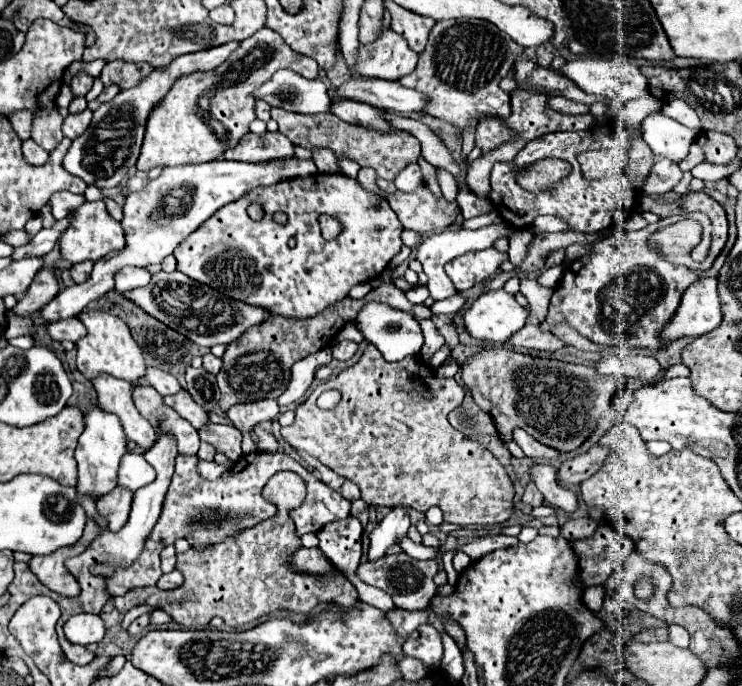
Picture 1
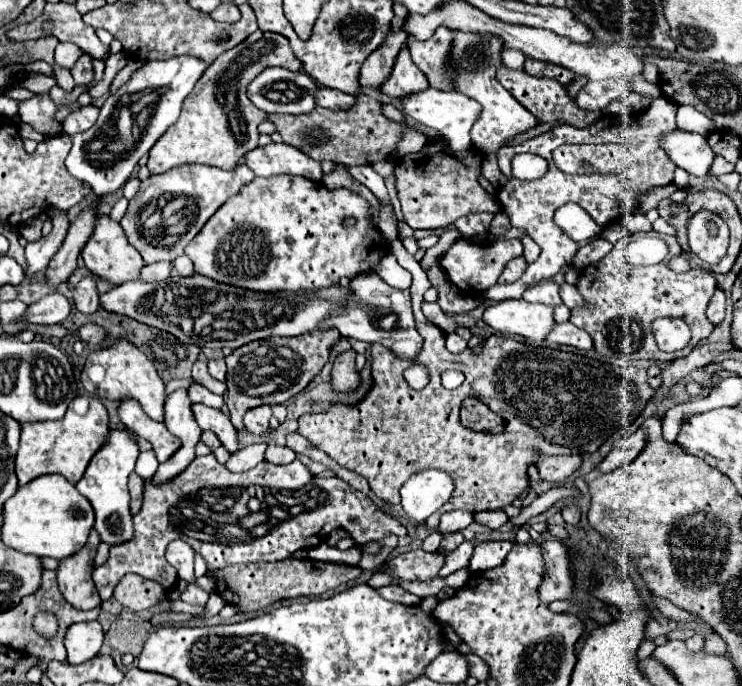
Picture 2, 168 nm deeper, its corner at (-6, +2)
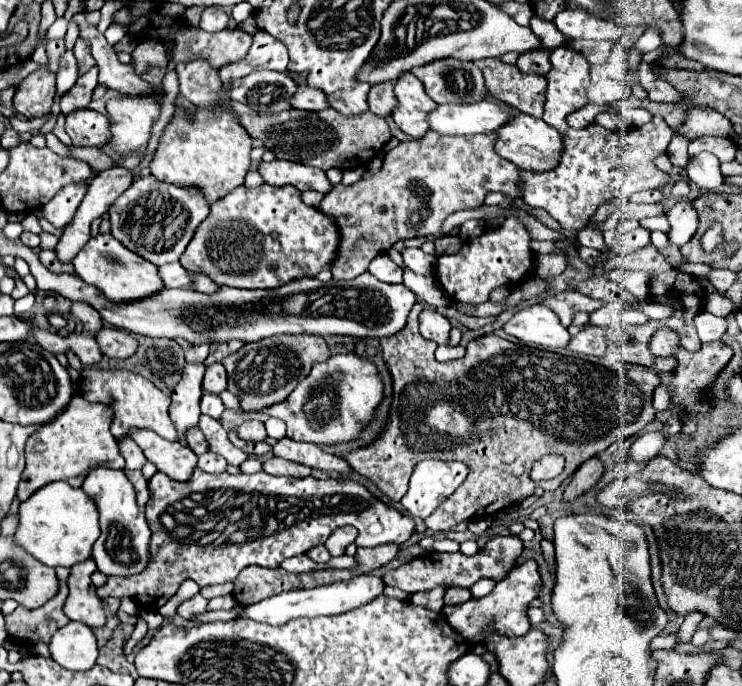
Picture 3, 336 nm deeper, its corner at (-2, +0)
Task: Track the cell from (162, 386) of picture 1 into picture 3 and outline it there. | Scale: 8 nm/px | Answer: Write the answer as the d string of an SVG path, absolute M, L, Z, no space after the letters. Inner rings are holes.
M204 393L202 395L200 407L202 407L202 413L204 415L210 415L214 419L218 419L226 411L226 405L222 403L222 399L218 395L210 395L210 393Z

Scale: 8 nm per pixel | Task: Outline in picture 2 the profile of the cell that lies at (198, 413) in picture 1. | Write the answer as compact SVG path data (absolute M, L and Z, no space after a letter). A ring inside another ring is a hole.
M192 405L194 419L198 421L202 431L214 431L216 437L222 441L222 445L234 453L238 451L238 441L236 441L236 429L230 423L228 415L224 415L220 409L212 409L208 405Z

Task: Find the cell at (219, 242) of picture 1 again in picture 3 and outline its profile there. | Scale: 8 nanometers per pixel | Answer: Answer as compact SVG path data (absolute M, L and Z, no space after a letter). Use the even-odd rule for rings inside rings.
M238 187L210 207L208 219L196 229L196 239L180 263L192 273L204 273L218 285L240 289L272 289L294 279L314 277L330 267L338 249L338 229L332 217L306 207L296 187Z

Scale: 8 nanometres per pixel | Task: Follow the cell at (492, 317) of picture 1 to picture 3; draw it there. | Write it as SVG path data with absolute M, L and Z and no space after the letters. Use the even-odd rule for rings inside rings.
M528 305L504 325L504 331L542 347L566 347L570 343L568 329L560 323L556 313L544 305Z

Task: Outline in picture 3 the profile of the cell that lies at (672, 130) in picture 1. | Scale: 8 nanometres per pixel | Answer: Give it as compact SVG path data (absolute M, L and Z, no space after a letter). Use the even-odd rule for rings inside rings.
M700 153L692 159L692 163L684 169L688 179L704 189L718 189L722 185L720 161L712 153Z

